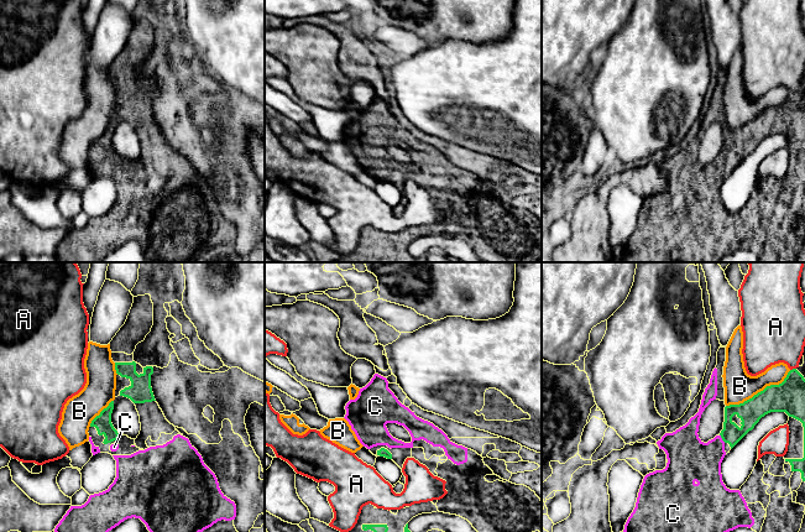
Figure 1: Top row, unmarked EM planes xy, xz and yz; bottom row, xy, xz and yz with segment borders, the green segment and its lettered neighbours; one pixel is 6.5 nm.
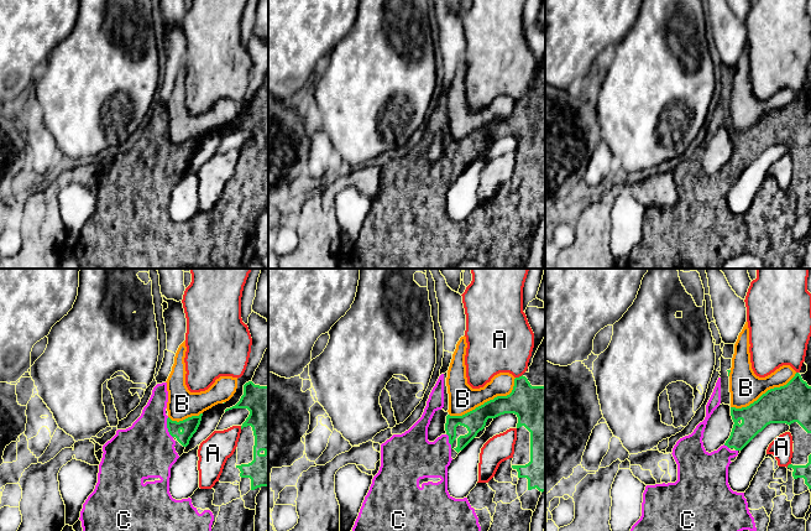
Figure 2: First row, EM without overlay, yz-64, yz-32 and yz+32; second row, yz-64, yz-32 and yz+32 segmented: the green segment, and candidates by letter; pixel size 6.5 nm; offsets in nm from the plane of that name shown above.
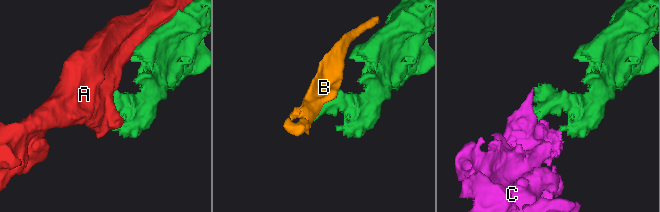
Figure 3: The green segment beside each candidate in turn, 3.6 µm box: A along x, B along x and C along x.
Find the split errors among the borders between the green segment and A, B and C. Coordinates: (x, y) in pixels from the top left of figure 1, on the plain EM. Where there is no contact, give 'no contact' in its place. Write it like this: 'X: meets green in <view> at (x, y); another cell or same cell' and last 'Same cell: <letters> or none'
A: meets green in yz at (793, 92); another cell
B: meets green in yz at (761, 114); another cell
C: meets green in yz at (721, 160); same cell
Same cell: C

